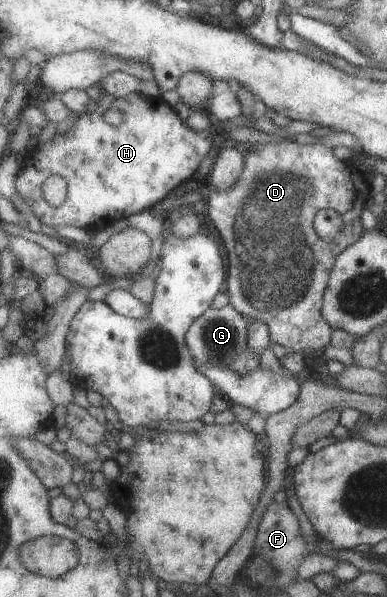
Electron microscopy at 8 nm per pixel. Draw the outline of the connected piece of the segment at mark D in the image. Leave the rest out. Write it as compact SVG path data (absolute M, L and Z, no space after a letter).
M281 140L278 143L266 144L253 142L245 155L245 160L243 160L243 172L239 174L237 182L229 190L217 190L211 186L211 182L206 182L207 191L209 191L207 214L223 240L223 246L227 250L227 262L229 262L229 271L226 272L223 291L229 295L229 304L237 312L247 316L250 320L261 320L267 324L271 344L279 344L285 349L302 355L321 350L321 348L325 349L330 344L333 332L331 326L323 320L321 315L322 299L328 286L331 270L339 254L351 244L359 241L359 238L363 238L363 234L367 234L368 230L363 226L361 216L370 197L369 183L369 179L366 179L366 176L349 161L338 160L334 155L333 148L320 143L301 144L293 140Z

